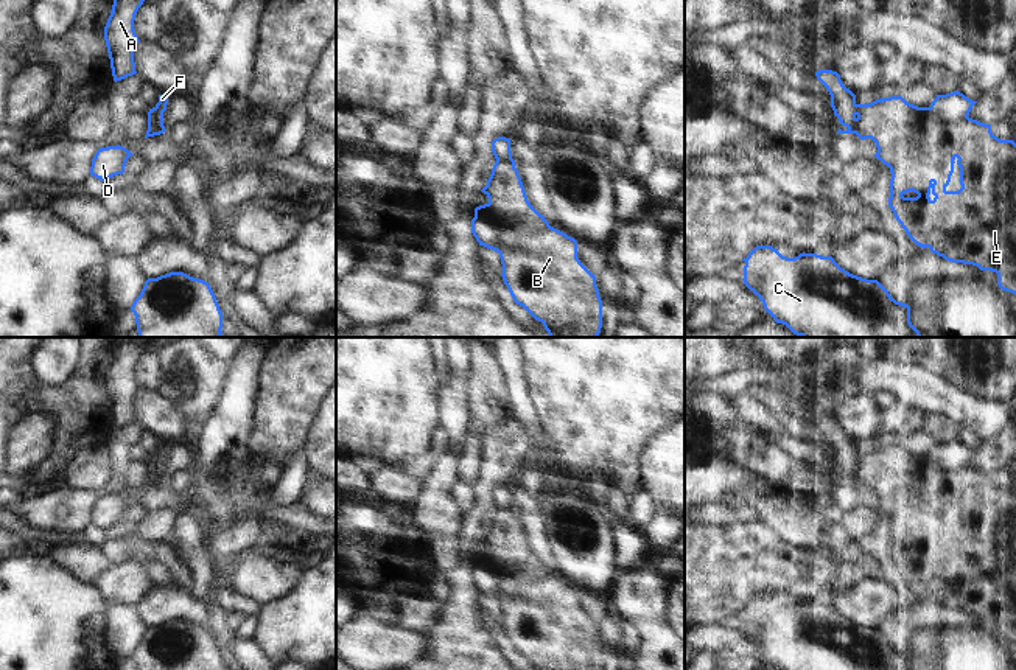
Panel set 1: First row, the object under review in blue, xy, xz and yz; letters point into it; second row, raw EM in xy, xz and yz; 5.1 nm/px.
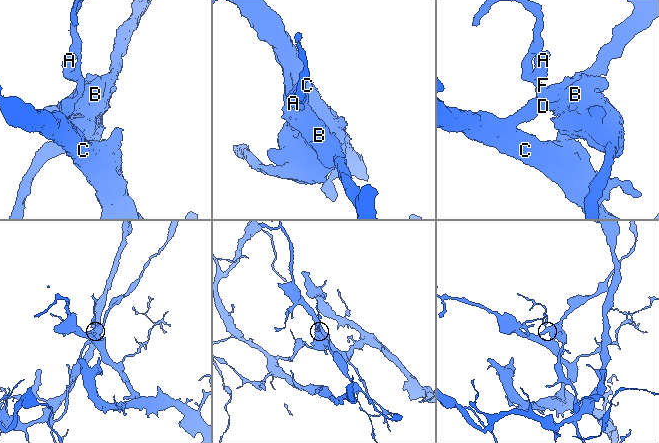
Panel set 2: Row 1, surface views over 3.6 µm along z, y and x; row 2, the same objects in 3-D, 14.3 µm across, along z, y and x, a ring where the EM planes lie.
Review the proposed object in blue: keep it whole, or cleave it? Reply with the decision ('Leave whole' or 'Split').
Split.

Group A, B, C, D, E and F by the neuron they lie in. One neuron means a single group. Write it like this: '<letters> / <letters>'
A C D F / B E

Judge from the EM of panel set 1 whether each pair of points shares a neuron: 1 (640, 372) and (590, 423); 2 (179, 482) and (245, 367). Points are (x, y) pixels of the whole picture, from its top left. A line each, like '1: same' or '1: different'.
1: same
2: different

